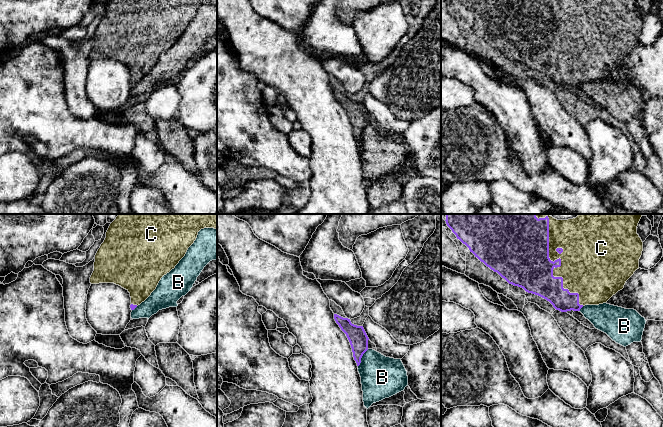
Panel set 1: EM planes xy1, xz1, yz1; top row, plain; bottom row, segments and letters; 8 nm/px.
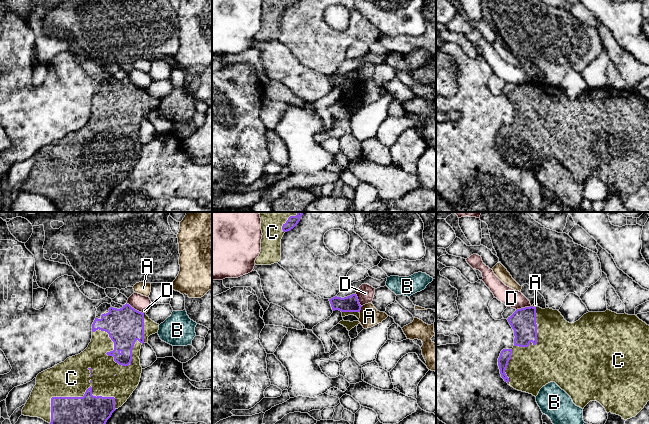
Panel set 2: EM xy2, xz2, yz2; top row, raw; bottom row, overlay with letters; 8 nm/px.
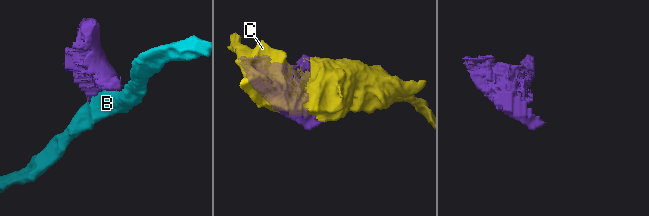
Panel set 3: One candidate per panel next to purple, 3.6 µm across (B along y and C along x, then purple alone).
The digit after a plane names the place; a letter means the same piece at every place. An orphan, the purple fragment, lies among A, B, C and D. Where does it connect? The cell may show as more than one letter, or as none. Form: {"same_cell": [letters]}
{"same_cell": ["C"]}

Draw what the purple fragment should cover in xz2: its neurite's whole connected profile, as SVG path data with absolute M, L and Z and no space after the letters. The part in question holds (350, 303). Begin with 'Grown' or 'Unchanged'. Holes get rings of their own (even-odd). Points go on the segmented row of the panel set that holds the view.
Grown. M352 294L350 296L341 298L341 297L333 297L329 299L332 310L339 310L342 312L342 317L348 315L354 315L358 319L360 318L360 310L361 305L359 303L358 297L356 294Z

